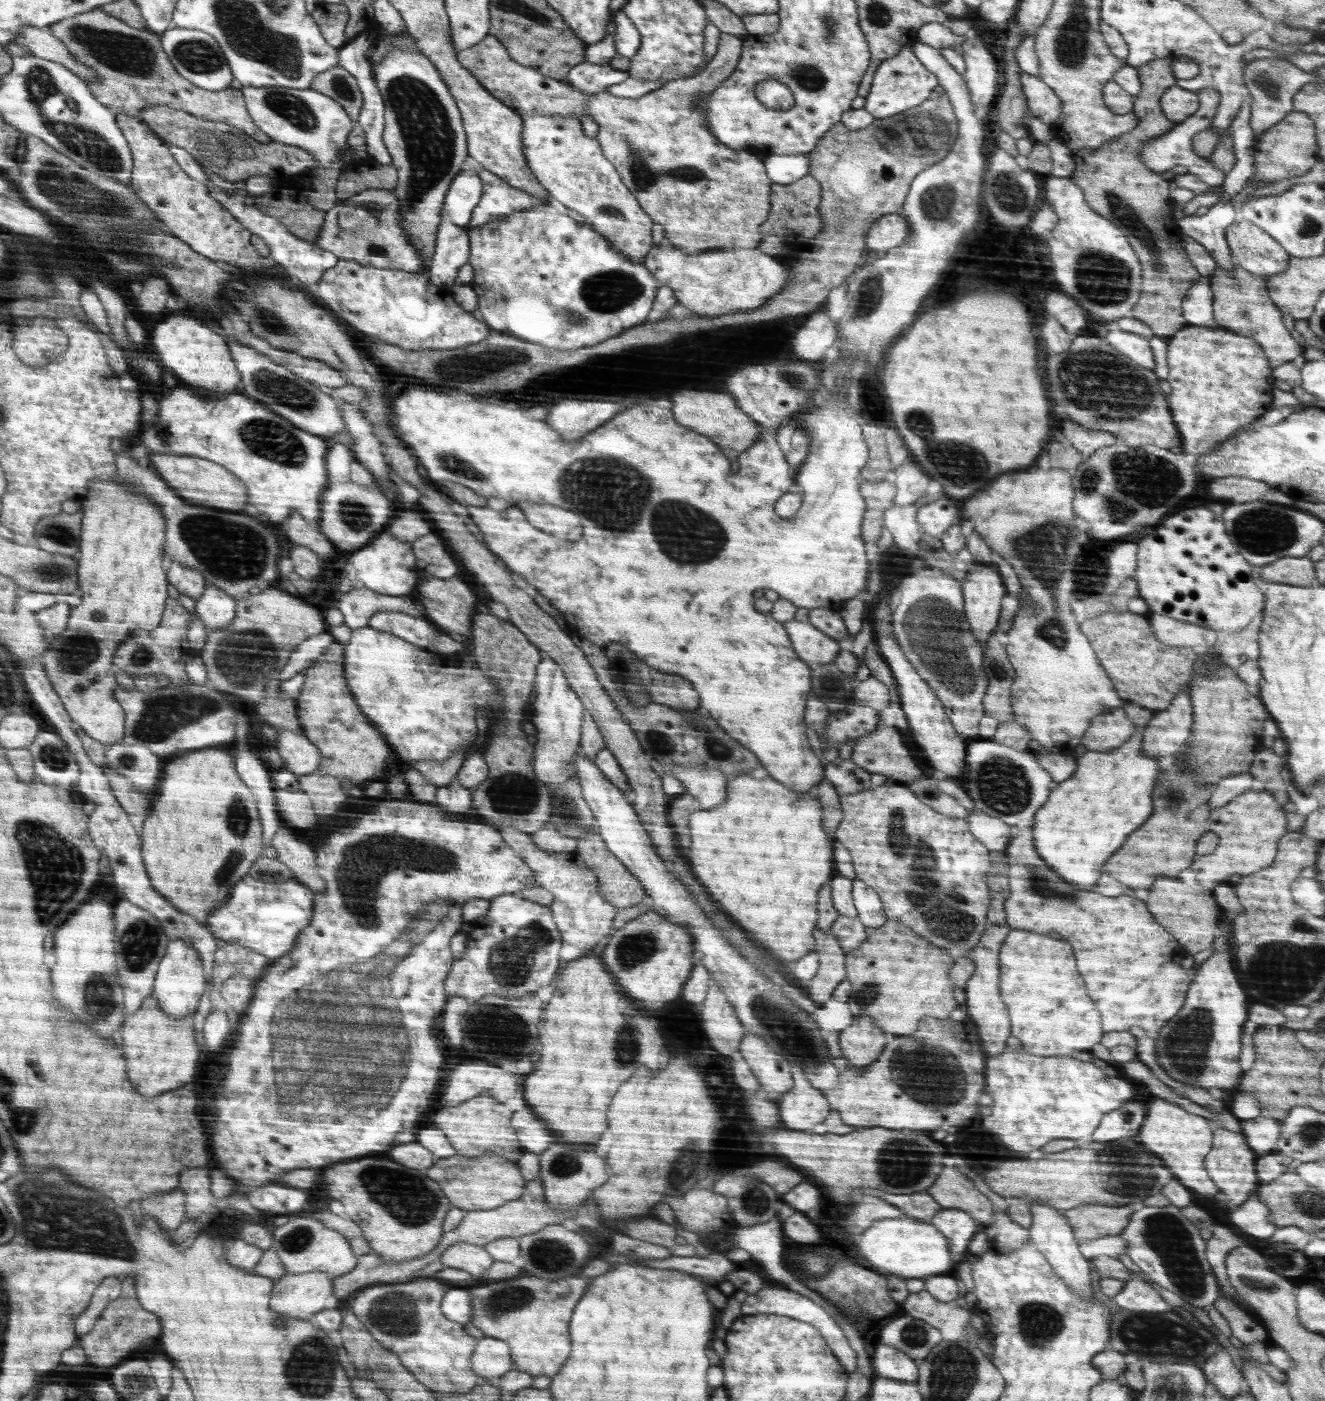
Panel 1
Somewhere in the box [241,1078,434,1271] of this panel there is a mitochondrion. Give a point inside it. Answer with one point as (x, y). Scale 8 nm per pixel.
(301, 1236)

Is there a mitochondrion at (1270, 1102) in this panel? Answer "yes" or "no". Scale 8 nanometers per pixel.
no

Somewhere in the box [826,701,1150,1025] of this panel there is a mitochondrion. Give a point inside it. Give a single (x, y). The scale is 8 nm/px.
(942, 909)

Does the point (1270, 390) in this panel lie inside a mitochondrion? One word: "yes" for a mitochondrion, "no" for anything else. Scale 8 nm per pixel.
no

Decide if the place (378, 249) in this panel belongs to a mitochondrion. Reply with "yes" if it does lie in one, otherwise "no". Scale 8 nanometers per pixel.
yes

